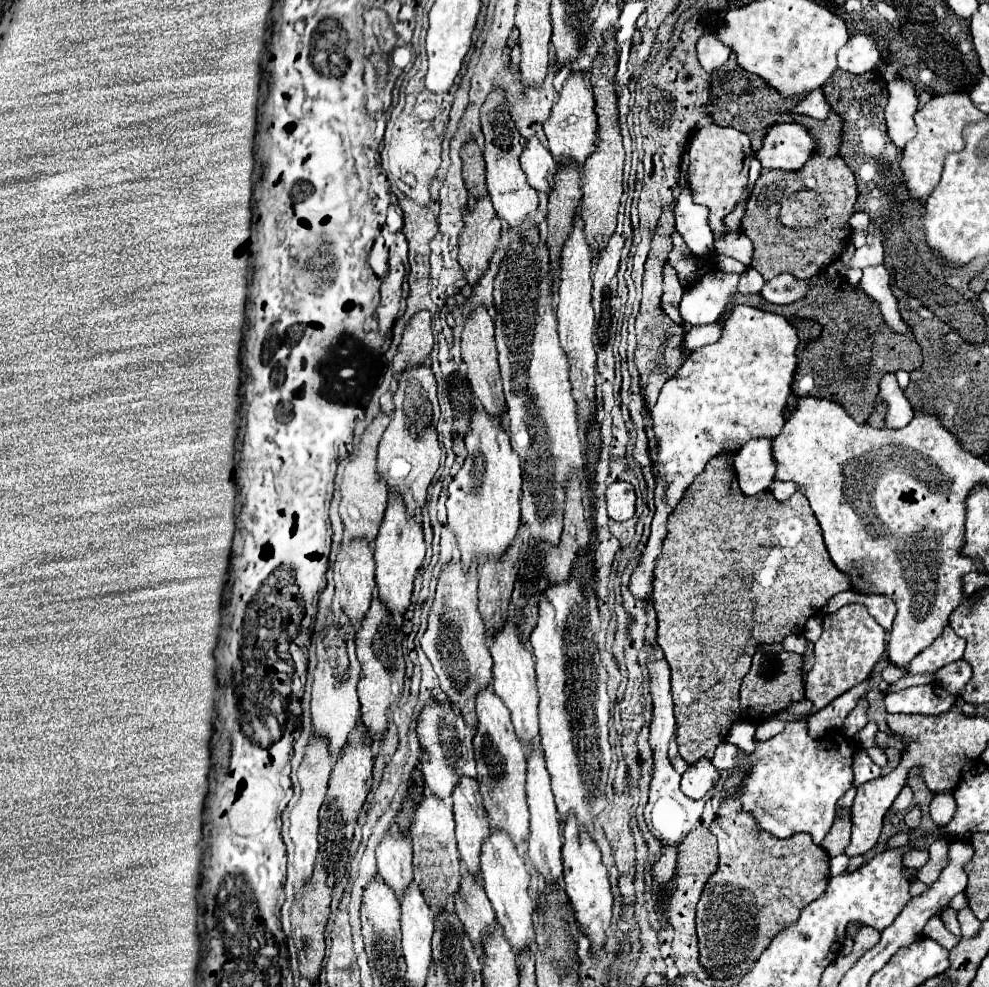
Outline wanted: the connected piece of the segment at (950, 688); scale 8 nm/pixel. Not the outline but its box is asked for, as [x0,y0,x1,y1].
[937,660,971,696]

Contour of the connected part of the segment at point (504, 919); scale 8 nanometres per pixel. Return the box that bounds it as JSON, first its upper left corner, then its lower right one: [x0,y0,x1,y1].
[481,826,535,952]

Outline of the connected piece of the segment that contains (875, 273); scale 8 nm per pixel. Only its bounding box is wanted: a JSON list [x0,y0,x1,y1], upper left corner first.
[861,264,911,332]

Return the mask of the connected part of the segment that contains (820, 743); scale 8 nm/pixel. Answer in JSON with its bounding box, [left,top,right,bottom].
[727,700,855,845]

